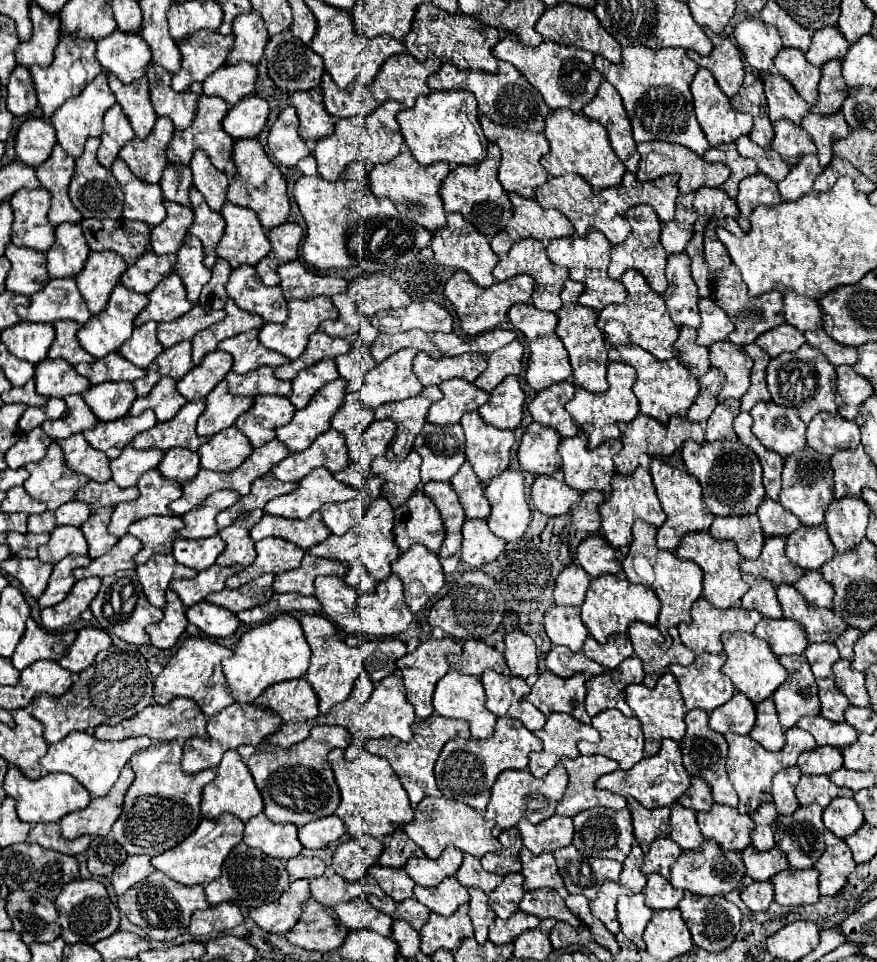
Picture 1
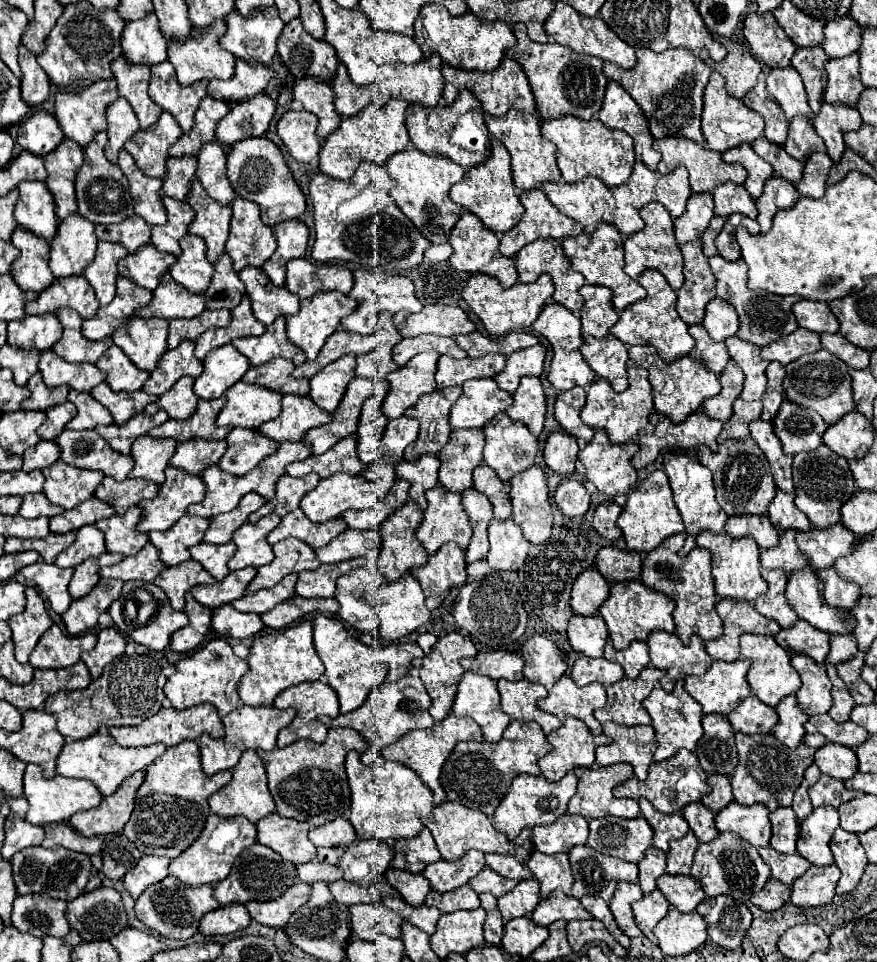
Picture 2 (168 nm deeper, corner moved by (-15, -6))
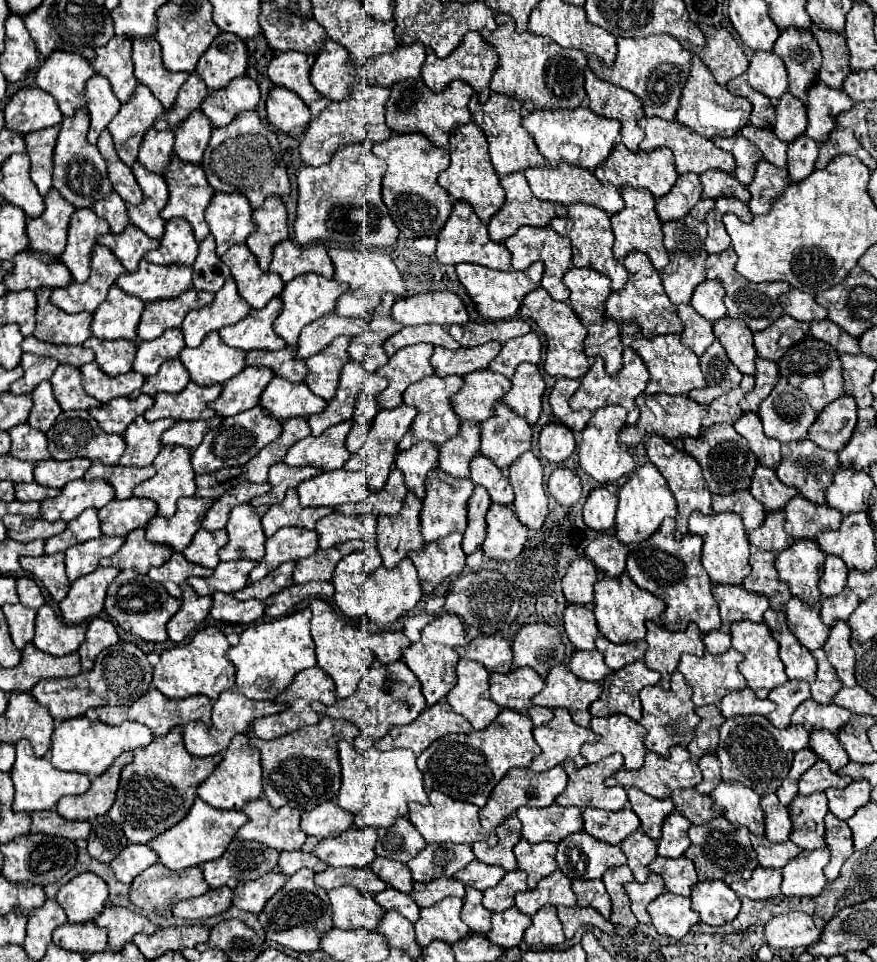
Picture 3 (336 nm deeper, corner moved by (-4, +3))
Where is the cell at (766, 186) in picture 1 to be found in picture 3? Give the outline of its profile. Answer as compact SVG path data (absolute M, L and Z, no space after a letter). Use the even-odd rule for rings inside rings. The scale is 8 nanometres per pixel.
M764 159L756 165L756 177L748 185L748 191L752 193L752 199L748 203L750 211L754 215L768 213L774 199L790 185L790 177L786 169L778 169L772 163L766 163Z

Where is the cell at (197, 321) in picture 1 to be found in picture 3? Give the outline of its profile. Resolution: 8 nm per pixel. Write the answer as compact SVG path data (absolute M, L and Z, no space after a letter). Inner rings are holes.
M186 291L180 299L168 299L160 303L148 303L144 309L144 319L140 321L140 339L156 339L166 329L180 327L188 311L206 307L214 301L214 293L206 291Z

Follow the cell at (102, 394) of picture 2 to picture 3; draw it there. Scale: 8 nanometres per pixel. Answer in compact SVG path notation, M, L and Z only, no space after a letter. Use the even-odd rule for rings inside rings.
M96 363L84 365L80 373L82 373L84 391L94 399L98 399L100 403L108 403L116 397L128 397L130 393L140 391L146 381L142 375L136 375L134 371L130 371L128 375L108 377L100 371L100 367L96 367Z

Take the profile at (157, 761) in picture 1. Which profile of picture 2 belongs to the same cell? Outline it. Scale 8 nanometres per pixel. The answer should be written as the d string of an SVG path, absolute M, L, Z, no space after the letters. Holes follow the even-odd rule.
M185 740L165 750L163 756L153 760L145 770L145 780L135 794L135 810L123 828L123 834L143 852L165 858L177 858L185 848L197 840L209 816L209 796L215 794L231 780L231 770L221 770L207 776L201 770L199 746Z

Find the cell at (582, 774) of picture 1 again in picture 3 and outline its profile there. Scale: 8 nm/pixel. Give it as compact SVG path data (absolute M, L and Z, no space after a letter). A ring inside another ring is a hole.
M620 753L604 757L598 763L586 765L578 769L574 761L564 761L564 769L568 773L568 785L562 795L556 797L556 803L568 807L598 807L606 811L624 809L628 803L628 795L624 787L606 787L604 779L614 775L622 767L624 759Z

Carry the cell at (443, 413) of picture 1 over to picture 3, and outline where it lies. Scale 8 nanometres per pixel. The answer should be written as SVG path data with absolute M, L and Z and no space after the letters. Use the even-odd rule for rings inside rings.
M490 369L464 375L464 387L450 397L460 421L484 421L492 415L494 405L510 389L510 381Z

